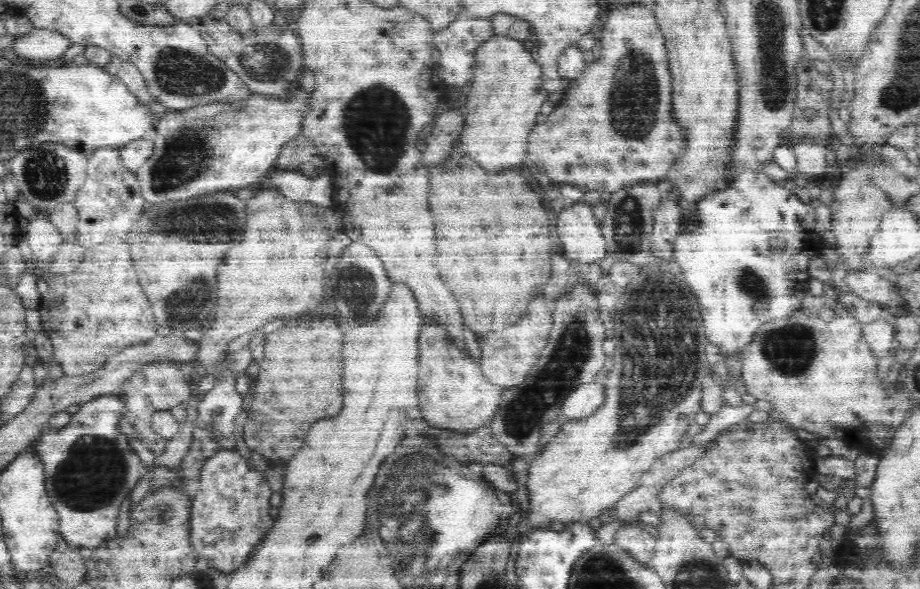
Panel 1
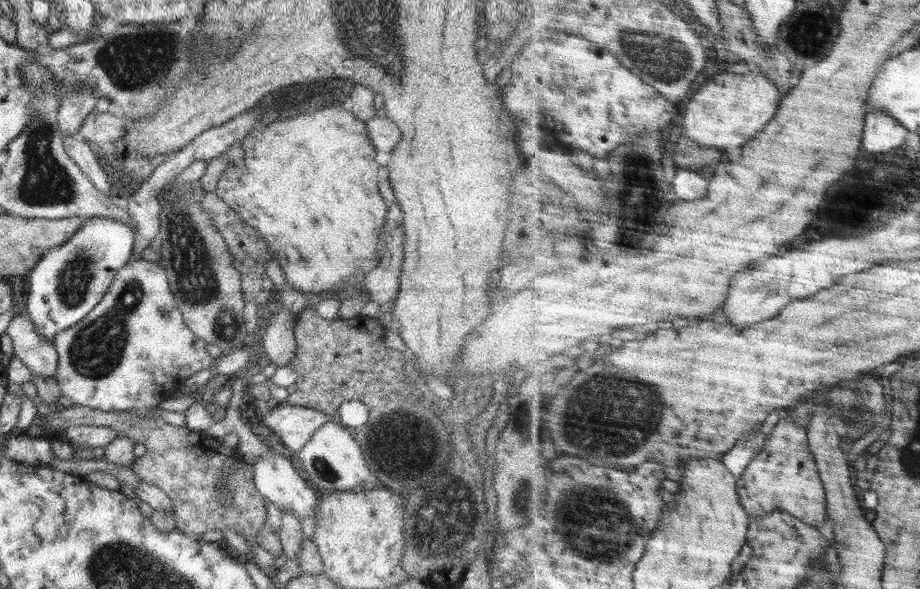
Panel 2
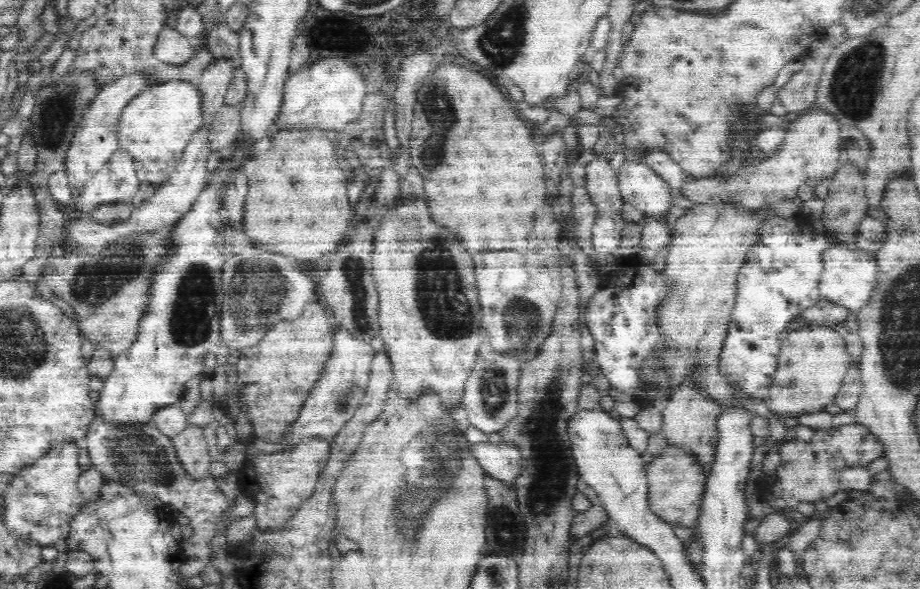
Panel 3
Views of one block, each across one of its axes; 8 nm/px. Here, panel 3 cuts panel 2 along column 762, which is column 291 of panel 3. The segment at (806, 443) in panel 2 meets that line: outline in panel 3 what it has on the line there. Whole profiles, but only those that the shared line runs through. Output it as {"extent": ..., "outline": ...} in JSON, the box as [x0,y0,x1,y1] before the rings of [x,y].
{"extent":[242,440,332,533],"outline":[[[309,440],[300,443],[290,452],[278,452],[272,455],[259,454],[251,456],[245,464],[244,476],[258,484],[242,484],[248,496],[254,496],[258,502],[254,505],[252,516],[257,520],[256,530],[263,533],[279,531],[300,508],[300,505],[315,491],[316,483],[322,469],[328,464],[332,454],[332,445],[329,440]]]}

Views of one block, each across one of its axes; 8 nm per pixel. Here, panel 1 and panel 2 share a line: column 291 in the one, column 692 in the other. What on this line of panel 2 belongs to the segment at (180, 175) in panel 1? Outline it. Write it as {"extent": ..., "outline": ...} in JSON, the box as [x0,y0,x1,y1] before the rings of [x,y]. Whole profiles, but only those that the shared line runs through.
{"extent":[685,72,780,149],"outline":[[[762,72],[716,75],[705,86],[697,87],[685,102],[686,136],[704,149],[747,146],[779,115],[780,93],[778,84]]]}

